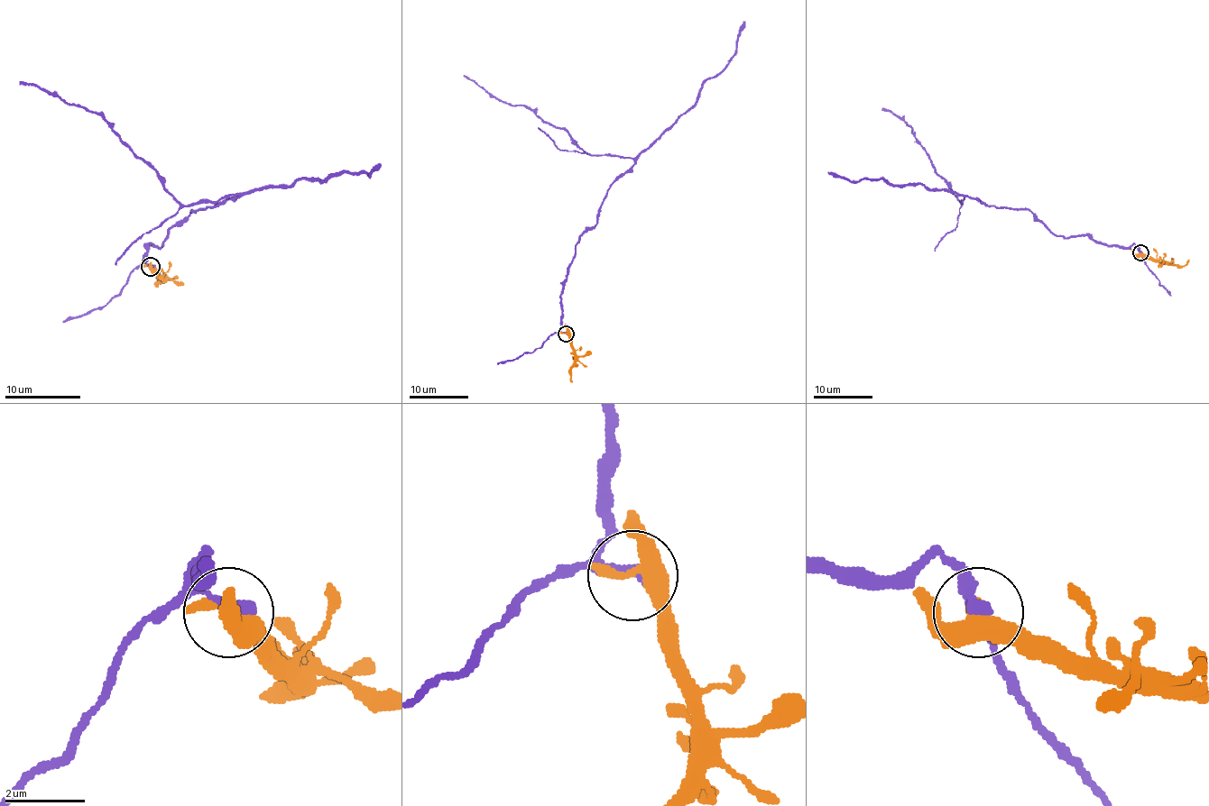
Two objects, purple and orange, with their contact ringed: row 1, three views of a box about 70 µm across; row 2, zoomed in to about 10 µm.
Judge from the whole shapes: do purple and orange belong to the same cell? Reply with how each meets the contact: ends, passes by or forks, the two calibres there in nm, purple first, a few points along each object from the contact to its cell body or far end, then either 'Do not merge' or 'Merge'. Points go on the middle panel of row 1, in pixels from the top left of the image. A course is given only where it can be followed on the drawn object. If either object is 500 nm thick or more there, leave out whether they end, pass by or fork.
At the ring purple ends. At the ring orange passes by. Thickness 360 nm (purple) against 400 nm. Course of purple: (566, 334), (561, 289), (575, 245), (633, 161), (591, 155), (563, 129), (464, 76). Course of orange: (566, 334), (575, 355), (572, 382). Do not merge

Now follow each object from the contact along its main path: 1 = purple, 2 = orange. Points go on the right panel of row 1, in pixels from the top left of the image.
1: (1140, 252), (1052, 233), (1027, 209), (996, 207), (964, 196), (962, 205), (909, 125), (882, 107)
2: (1140, 252), (1183, 265), (1189, 260)

